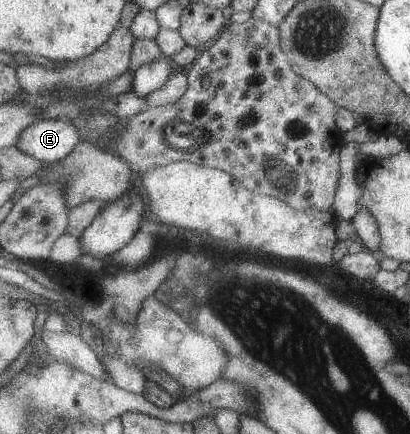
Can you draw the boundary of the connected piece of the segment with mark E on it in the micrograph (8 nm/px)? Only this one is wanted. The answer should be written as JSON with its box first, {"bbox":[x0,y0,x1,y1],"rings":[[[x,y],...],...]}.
{"bbox":[17,119,82,163],"rings":[[[39,119],[27,127],[17,146],[42,160],[54,163],[69,156],[82,138],[74,124],[65,119]]]}

